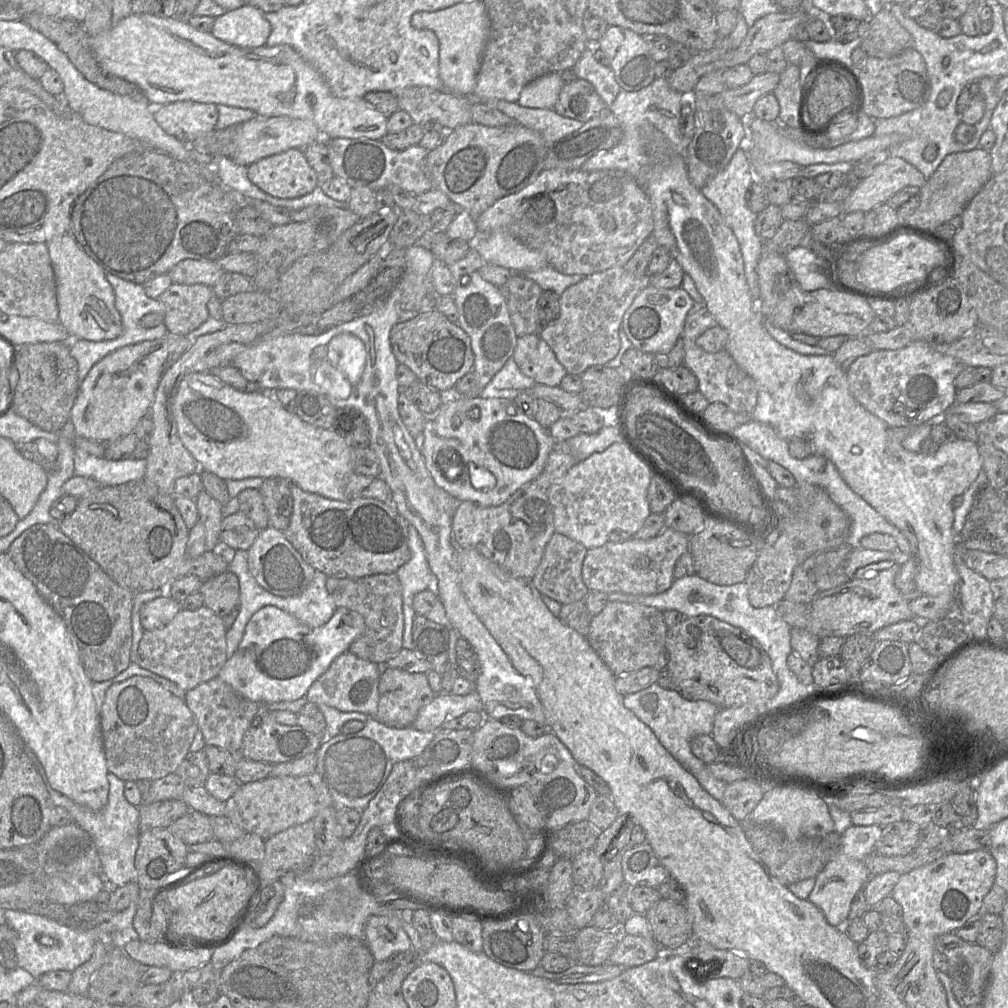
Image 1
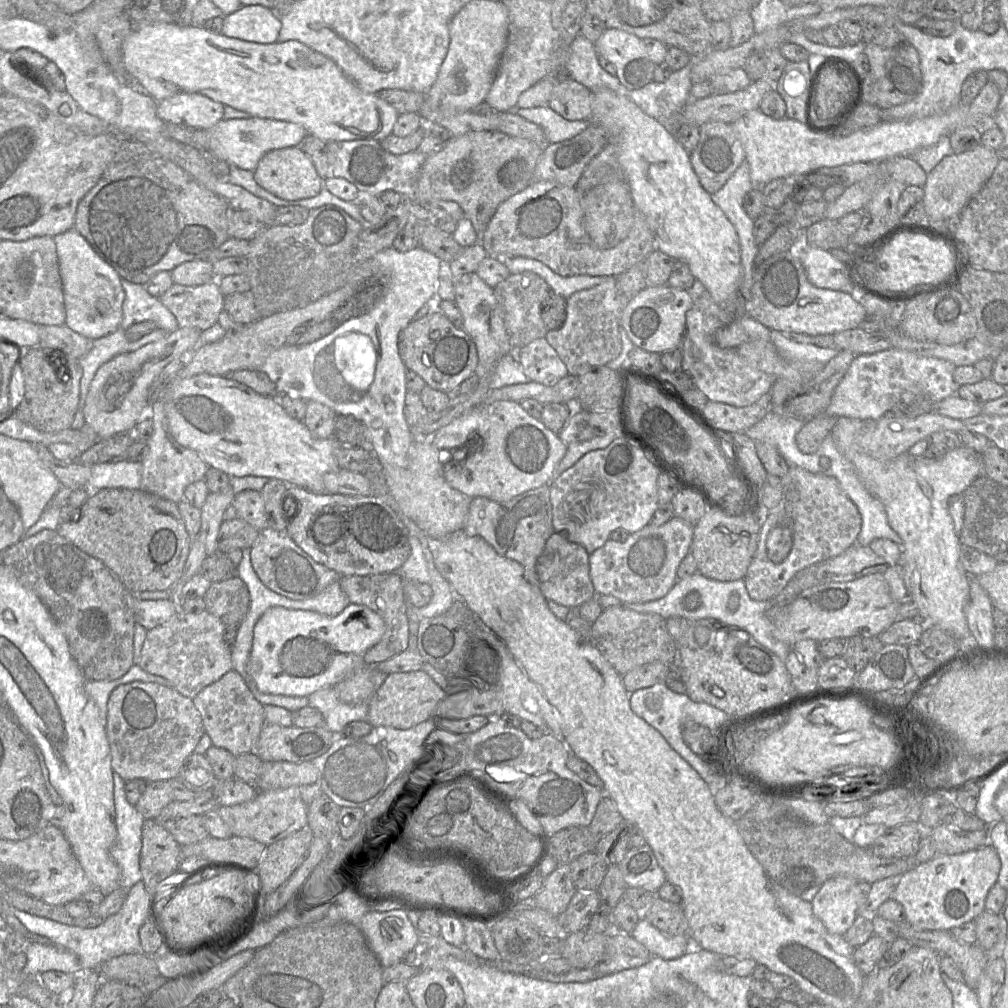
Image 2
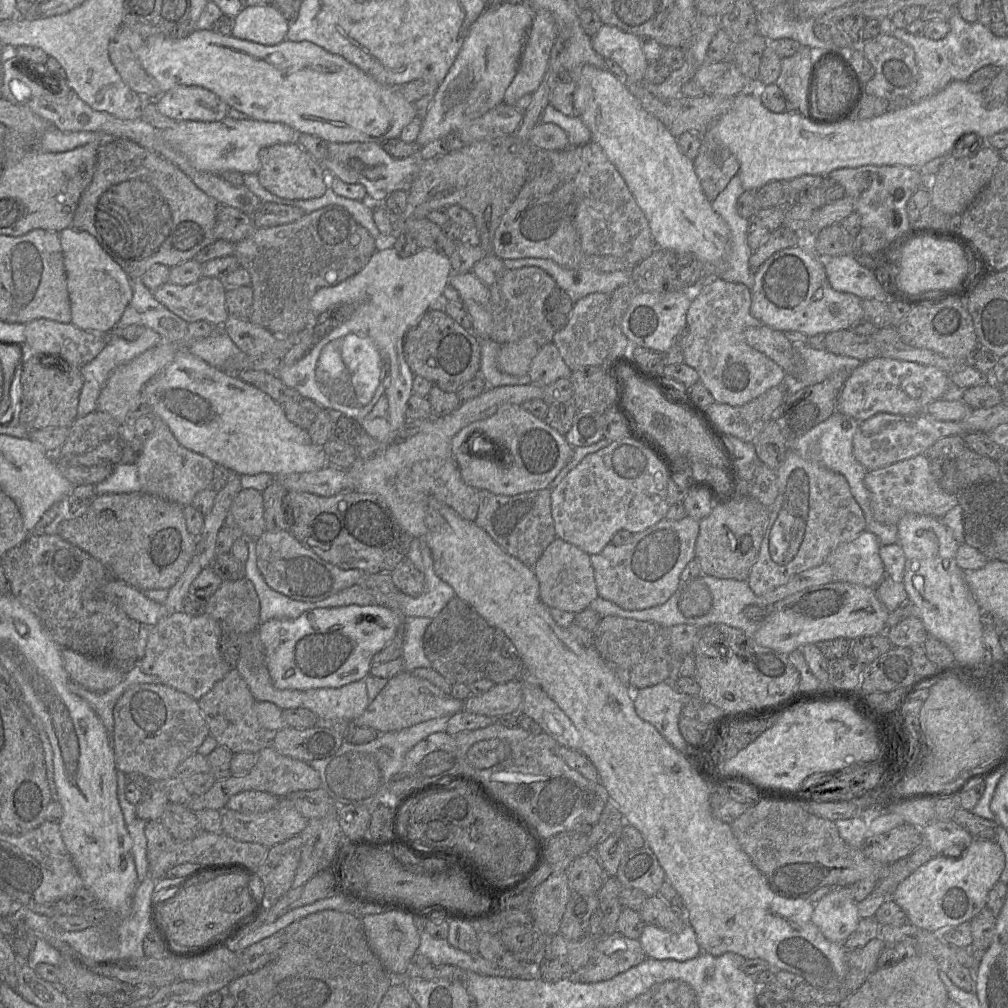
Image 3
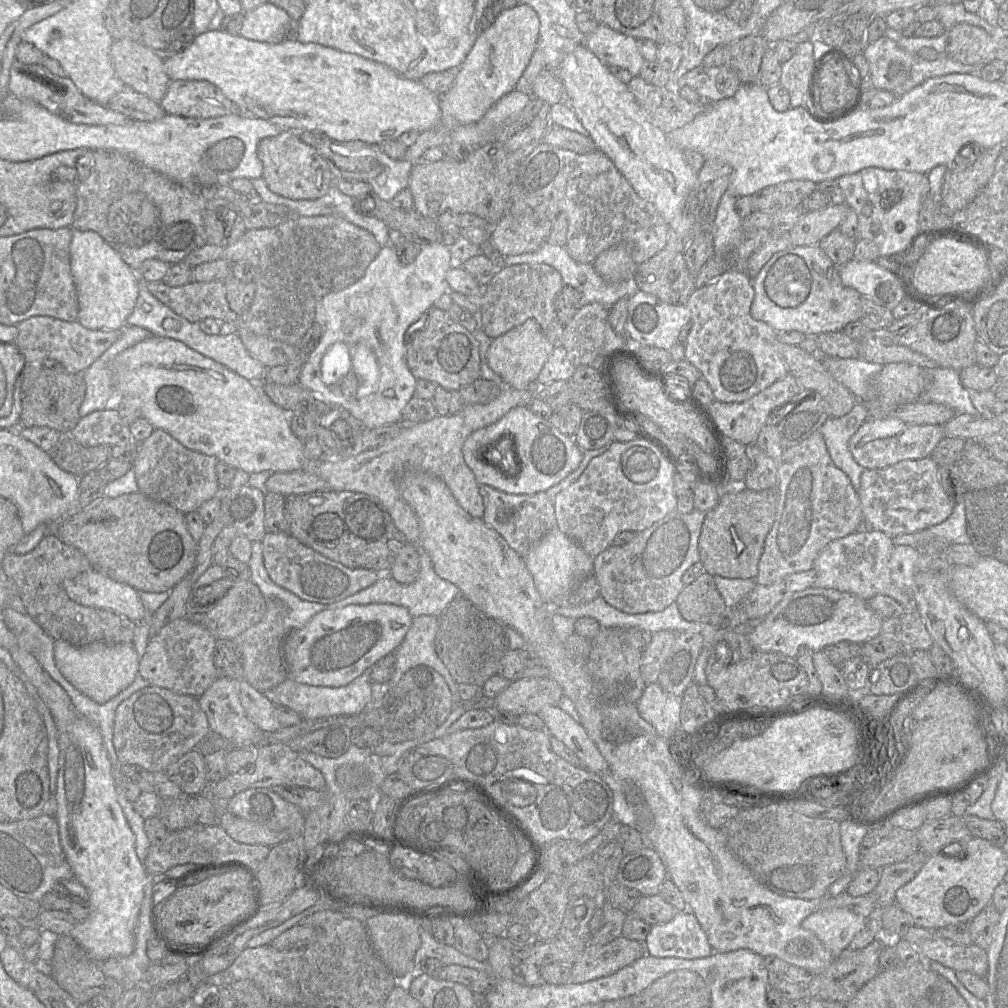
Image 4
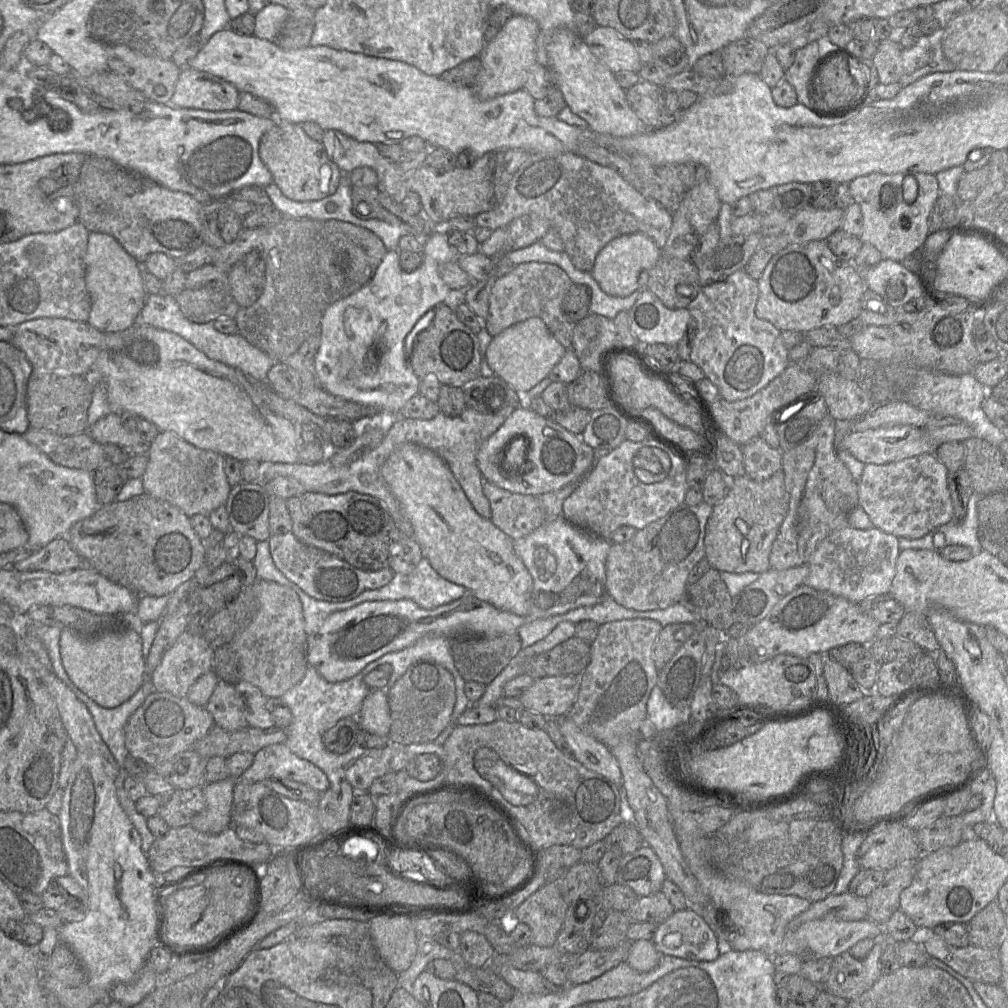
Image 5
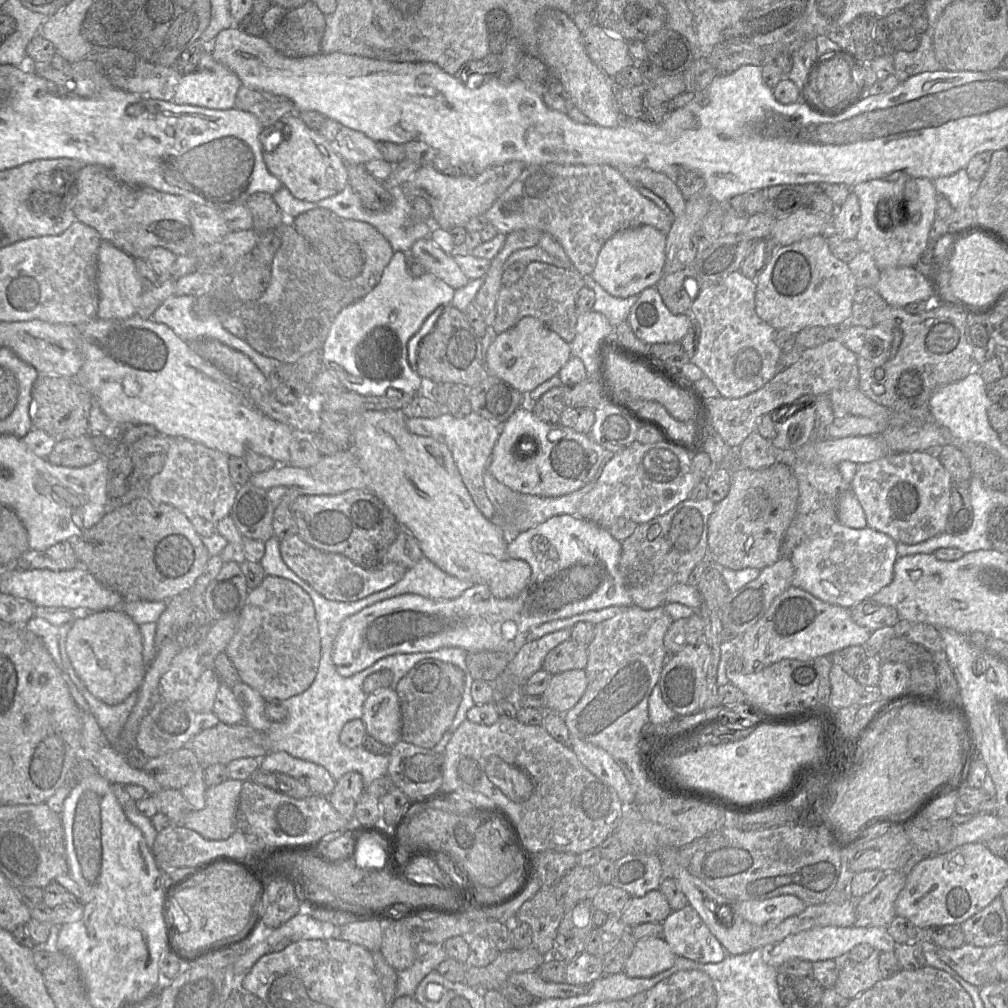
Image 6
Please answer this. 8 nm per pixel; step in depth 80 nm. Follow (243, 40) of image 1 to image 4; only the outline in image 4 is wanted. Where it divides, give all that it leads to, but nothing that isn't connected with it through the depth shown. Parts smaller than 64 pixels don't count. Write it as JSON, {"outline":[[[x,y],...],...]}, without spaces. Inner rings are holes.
{"outline":[[[269,2],[244,13],[240,36],[258,42],[276,44],[287,37],[290,24],[288,13]]]}

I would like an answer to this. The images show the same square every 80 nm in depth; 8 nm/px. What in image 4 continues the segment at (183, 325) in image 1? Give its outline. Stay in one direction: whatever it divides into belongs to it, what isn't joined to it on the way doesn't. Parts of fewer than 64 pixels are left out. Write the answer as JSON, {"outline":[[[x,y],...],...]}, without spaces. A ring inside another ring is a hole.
{"outline":[[[164,281],[161,282],[144,282],[148,290],[162,303],[170,307],[175,313],[184,317],[190,322],[199,323],[206,318],[215,318],[227,323],[230,328],[233,328],[233,323],[237,315],[231,310],[227,297],[225,282],[210,281],[210,282],[193,282],[183,286],[171,287]]]}

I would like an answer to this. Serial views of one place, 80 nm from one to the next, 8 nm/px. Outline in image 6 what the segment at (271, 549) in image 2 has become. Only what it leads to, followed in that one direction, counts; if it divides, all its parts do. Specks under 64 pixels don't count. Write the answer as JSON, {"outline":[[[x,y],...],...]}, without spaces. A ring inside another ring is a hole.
{"outline":[[[298,535],[280,540],[280,553],[284,563],[314,590],[328,600],[340,602],[354,602],[385,590],[400,581],[408,570],[393,562],[375,570],[364,569],[343,555],[308,545]]]}

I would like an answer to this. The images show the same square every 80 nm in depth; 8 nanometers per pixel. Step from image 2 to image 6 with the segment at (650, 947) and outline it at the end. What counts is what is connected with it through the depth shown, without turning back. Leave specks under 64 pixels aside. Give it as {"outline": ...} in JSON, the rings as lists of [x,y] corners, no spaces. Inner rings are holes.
{"outline":[[[689,904],[679,910],[672,910],[662,926],[664,940],[678,957],[699,963],[718,963],[728,955]]]}

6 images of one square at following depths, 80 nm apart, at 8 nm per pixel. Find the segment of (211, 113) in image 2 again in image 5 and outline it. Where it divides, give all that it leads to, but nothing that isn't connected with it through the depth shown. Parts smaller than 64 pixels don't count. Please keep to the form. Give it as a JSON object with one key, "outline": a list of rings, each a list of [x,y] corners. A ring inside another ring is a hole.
{"outline":[[[185,67],[181,70],[169,105],[173,108],[212,112],[237,109],[239,91],[231,83],[210,73]]]}

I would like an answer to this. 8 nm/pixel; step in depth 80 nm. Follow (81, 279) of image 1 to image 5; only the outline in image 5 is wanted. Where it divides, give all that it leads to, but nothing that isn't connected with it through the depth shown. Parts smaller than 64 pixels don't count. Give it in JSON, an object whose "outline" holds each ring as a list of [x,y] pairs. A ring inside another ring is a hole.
{"outline":[[[99,232],[89,234],[84,264],[86,288],[91,298],[87,323],[103,333],[131,327],[148,294],[143,285],[140,264],[112,236]]]}

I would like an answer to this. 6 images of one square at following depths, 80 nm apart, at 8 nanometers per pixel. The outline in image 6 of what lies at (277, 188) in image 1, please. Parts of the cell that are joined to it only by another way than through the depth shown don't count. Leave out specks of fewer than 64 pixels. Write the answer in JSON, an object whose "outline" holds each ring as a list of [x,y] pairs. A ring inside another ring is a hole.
{"outline":[[[298,113],[288,115],[280,122],[283,130],[273,135],[273,141],[280,144],[273,151],[263,150],[263,160],[268,171],[295,198],[305,202],[317,202],[343,191],[348,184],[347,164],[334,151],[327,139],[308,128]]]}

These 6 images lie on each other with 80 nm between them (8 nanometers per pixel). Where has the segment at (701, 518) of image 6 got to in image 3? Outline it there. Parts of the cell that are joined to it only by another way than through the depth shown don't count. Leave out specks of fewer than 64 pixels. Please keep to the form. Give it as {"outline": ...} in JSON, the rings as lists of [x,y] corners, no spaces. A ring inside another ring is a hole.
{"outline":[[[687,515],[681,520],[663,518],[646,530],[632,534],[627,543],[621,546],[609,543],[600,553],[590,555],[599,596],[630,611],[643,610],[665,603],[681,587],[680,574],[695,558],[699,525],[700,520]]]}

